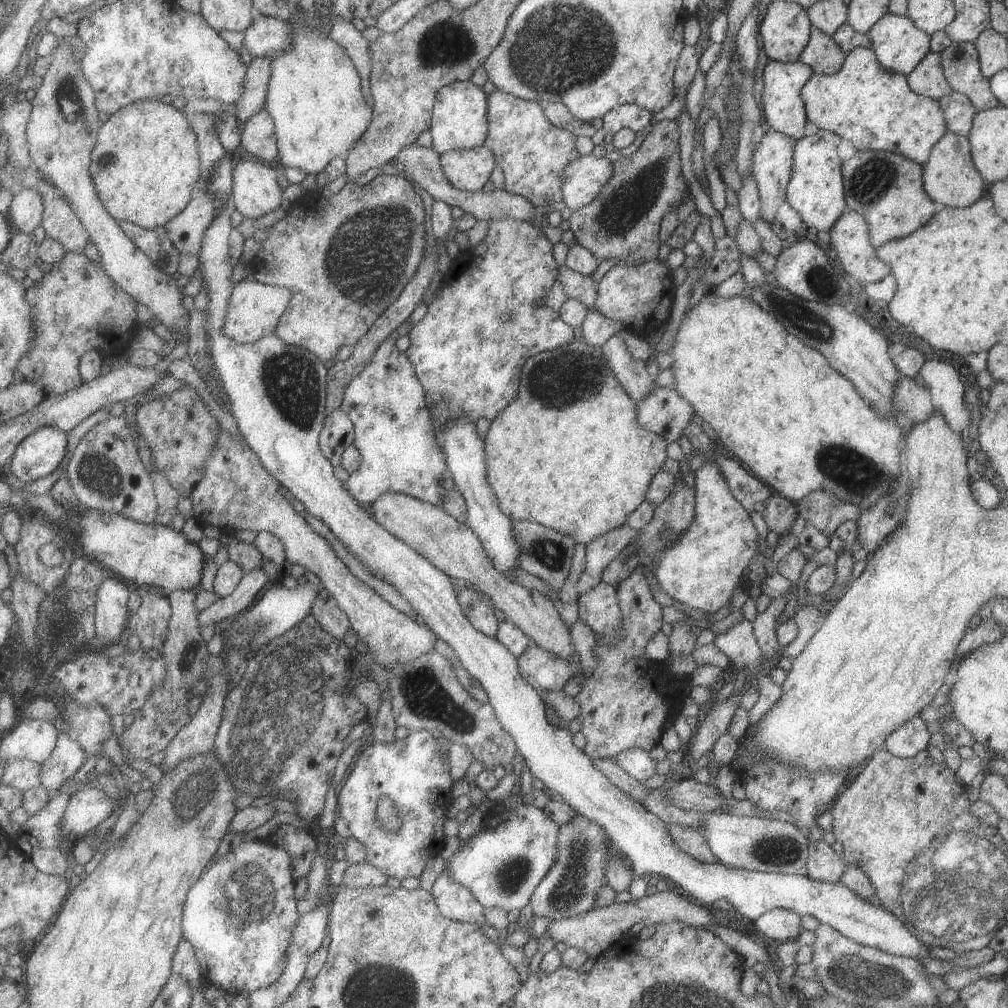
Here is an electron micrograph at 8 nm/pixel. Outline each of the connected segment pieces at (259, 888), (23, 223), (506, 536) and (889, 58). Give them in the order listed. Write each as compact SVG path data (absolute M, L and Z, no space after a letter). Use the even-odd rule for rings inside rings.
M269 840L242 842L234 851L209 864L196 885L189 891L184 908L184 938L194 947L200 960L202 978L227 993L252 993L271 986L284 973L289 960L289 947L298 920L295 898L295 875L292 871L294 859L287 850L276 847Z
M36 190L21 191L10 204L7 215L15 232L31 234L44 221L44 198Z
M467 416L453 417L442 430L442 445L448 455L450 478L464 497L466 504L465 524L474 530L485 554L501 574L508 576L509 568L519 567L517 564L518 544L512 535L512 524L498 507L499 499L489 486L486 477L484 442L475 431L475 423Z
M887 12L873 23L866 34L879 64L894 73L908 75L923 56L929 53L929 35L919 30L906 14L894 15Z

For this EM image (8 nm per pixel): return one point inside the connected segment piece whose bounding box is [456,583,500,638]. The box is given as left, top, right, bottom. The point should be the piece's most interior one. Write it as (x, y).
(480, 614)

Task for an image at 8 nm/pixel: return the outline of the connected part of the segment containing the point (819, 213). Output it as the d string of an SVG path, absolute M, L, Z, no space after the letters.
M818 129L815 134L797 139L793 149L792 173L785 196L803 224L815 228L817 233L827 233L839 216L848 209L844 201L841 162L835 151L839 139L831 131Z

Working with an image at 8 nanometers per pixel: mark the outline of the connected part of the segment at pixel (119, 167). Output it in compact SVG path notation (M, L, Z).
M147 97L124 106L100 128L90 170L113 218L146 229L165 226L187 208L201 178L200 142L191 118L160 98Z

